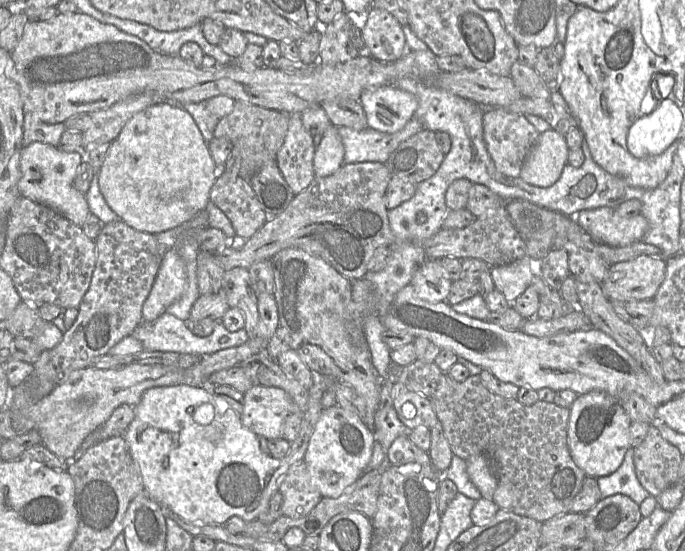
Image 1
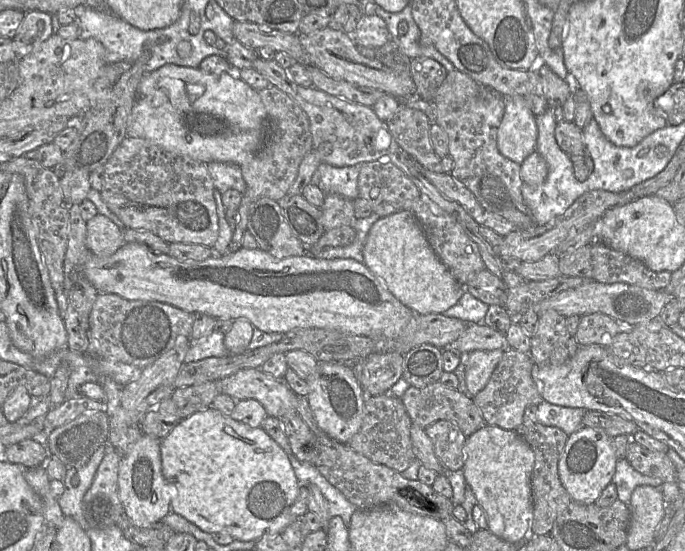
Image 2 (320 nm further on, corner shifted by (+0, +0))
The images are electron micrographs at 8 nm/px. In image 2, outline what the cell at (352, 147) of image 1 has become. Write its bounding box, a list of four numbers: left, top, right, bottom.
[318,162,360,201]

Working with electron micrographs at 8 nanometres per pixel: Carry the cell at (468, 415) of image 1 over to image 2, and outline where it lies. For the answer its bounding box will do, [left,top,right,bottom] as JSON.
[515,422,574,535]

